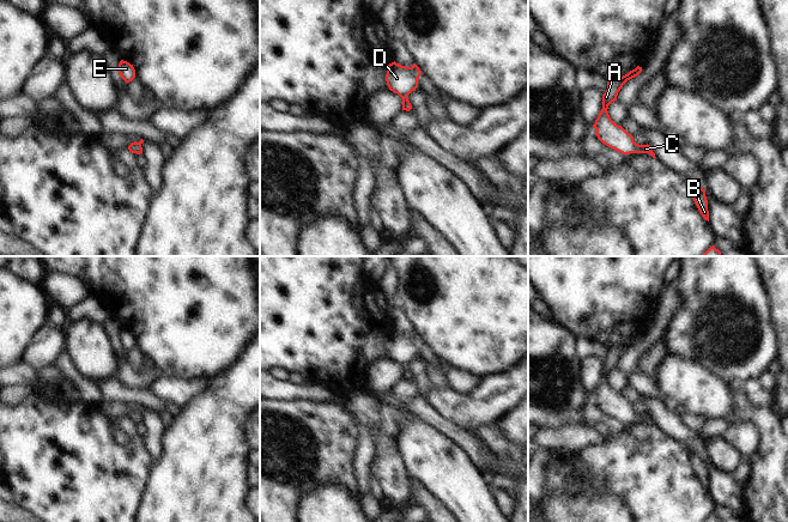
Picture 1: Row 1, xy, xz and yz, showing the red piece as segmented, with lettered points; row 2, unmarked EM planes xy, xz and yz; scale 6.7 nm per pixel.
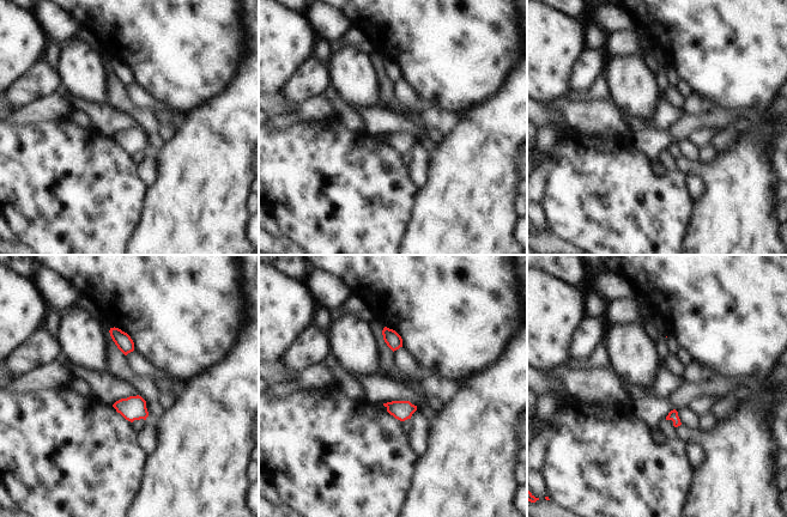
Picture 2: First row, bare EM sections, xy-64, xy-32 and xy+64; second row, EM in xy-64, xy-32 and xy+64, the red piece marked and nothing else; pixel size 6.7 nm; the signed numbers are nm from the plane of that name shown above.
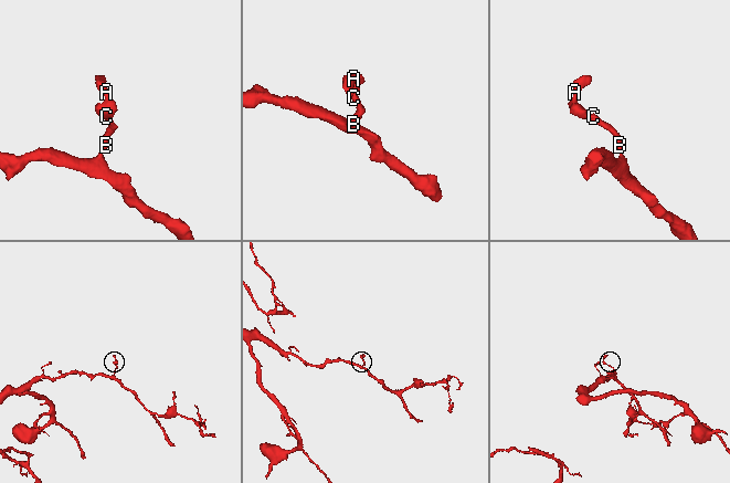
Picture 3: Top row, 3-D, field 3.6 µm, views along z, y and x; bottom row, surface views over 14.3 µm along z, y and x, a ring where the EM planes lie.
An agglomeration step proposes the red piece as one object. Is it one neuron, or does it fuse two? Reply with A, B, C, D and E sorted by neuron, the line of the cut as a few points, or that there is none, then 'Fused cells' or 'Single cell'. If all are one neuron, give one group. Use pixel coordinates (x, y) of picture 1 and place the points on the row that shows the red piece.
Groups: A B C D E. No split. Single cell

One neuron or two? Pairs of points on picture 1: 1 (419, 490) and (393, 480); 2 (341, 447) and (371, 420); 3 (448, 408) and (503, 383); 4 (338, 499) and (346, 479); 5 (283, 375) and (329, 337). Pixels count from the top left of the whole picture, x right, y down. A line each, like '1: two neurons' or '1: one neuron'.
1: two neurons
2: two neurons
3: one neuron
4: two neurons
5: two neurons

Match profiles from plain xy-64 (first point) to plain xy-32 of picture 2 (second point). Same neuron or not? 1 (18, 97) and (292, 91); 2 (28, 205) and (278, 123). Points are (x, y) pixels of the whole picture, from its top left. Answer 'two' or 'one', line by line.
1: one
2: two

